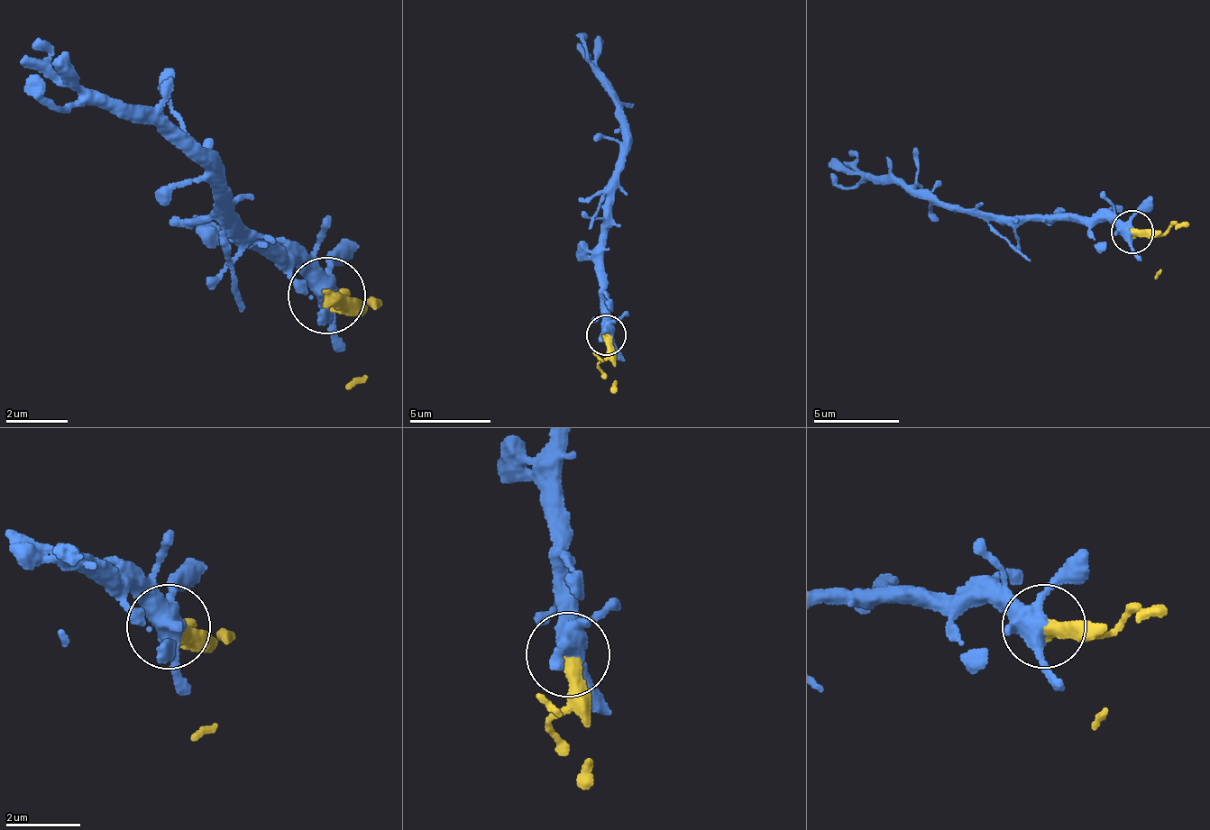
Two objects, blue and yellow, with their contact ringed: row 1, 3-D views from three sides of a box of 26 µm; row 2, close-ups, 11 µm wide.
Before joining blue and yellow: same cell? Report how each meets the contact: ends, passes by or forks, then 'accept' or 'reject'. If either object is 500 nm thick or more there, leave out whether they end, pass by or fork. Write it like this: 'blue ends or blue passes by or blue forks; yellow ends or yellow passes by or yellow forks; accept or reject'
blue forks; yellow ends; accept

